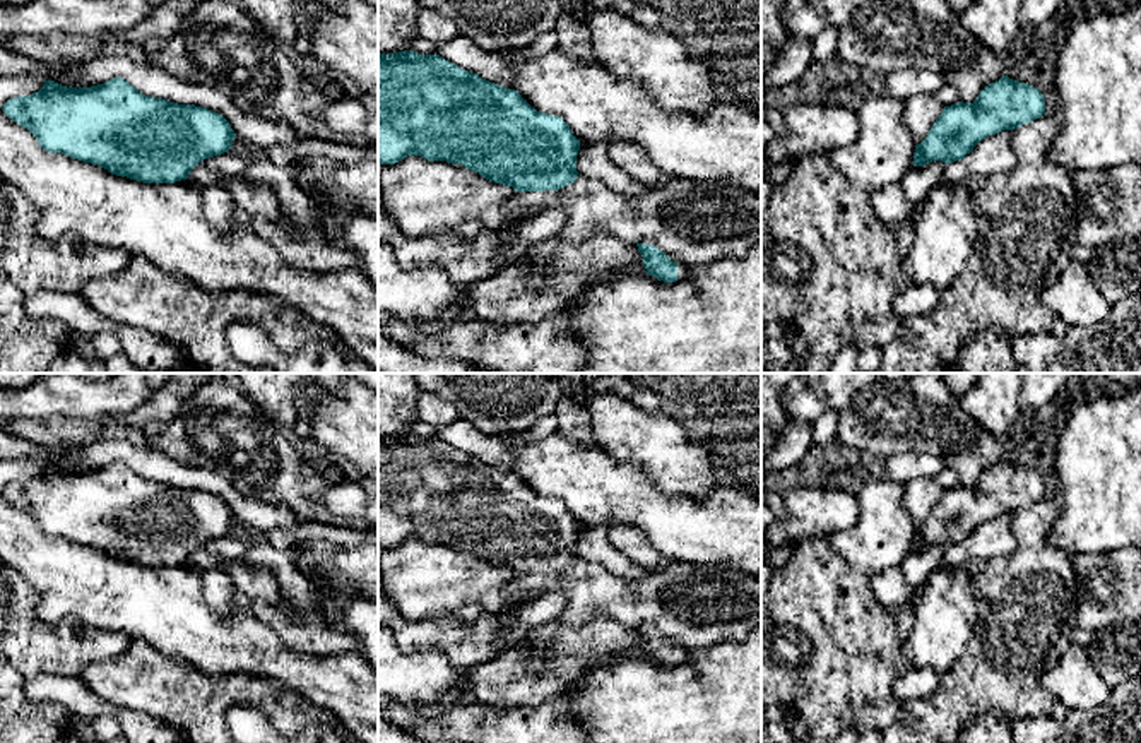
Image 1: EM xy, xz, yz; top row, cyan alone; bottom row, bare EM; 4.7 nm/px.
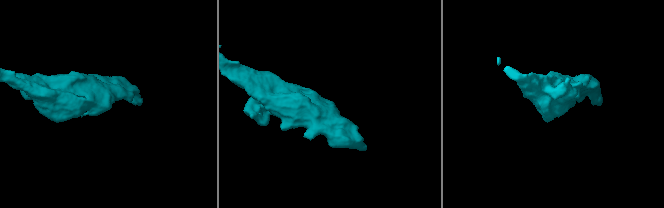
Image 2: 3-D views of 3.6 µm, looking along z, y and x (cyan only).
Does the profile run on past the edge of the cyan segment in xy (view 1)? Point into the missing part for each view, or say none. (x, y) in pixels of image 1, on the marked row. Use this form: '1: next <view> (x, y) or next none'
1: next none

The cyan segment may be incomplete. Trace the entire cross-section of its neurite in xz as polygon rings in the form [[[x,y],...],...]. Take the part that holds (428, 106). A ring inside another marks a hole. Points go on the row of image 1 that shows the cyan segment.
[[[378,51],[378,166],[407,156],[464,164],[515,192],[559,190],[578,178],[580,140],[568,123],[534,110],[515,89],[462,70],[440,55]]]

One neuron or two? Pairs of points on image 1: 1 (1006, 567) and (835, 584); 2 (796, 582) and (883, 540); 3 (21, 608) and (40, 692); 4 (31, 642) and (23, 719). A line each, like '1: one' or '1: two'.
1: two
2: two
3: two
4: one

